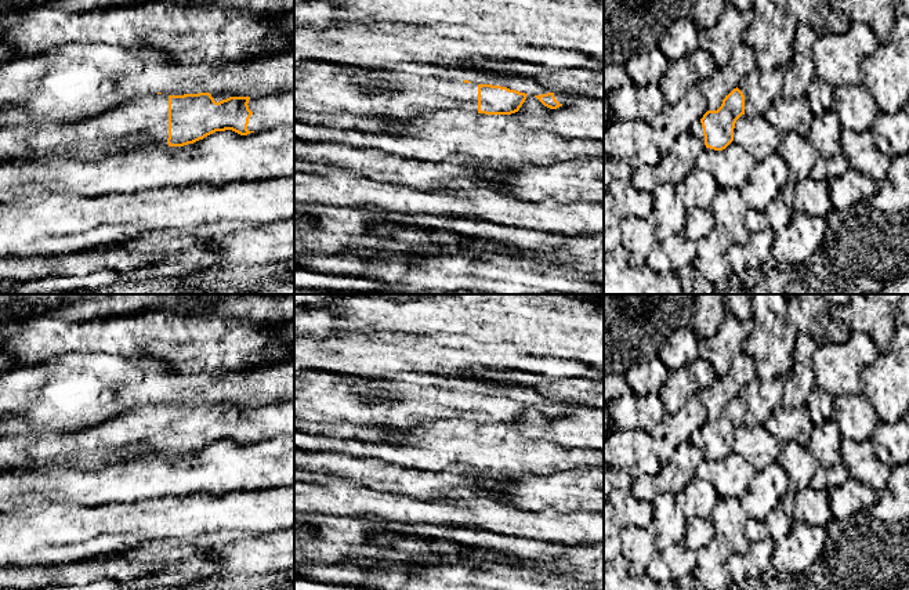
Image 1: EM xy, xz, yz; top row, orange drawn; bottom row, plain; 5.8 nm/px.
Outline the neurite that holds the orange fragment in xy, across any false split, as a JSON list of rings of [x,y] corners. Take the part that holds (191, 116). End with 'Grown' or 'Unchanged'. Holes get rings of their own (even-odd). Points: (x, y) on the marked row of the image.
[[[294,88],[279,90],[265,97],[229,97],[216,102],[210,93],[166,95],[162,93],[128,101],[97,117],[70,123],[35,123],[0,127],[0,162],[48,162],[54,158],[97,160],[109,155],[109,148],[128,135],[151,134],[159,148],[184,146],[216,133],[232,130],[240,135],[280,126],[294,127]]]. Grown

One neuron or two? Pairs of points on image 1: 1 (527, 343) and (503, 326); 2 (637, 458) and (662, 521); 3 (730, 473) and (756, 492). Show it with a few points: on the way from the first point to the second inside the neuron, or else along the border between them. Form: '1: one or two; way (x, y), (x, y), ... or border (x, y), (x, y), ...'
1: one; way (521, 337), (509, 326)
2: two; border (652, 502), (652, 520), (647, 528)
3: two; border (757, 470), (748, 489), (739, 498)

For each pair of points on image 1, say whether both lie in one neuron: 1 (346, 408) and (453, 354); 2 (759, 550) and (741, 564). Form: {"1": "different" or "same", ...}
{"1": "different", "2": "same"}

